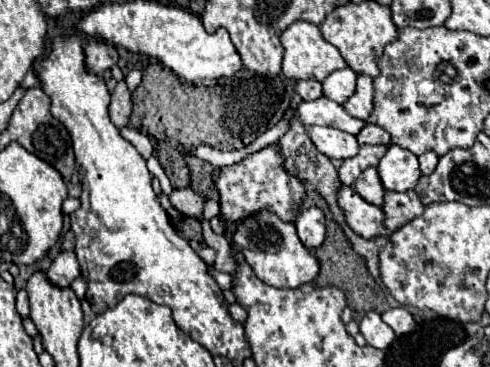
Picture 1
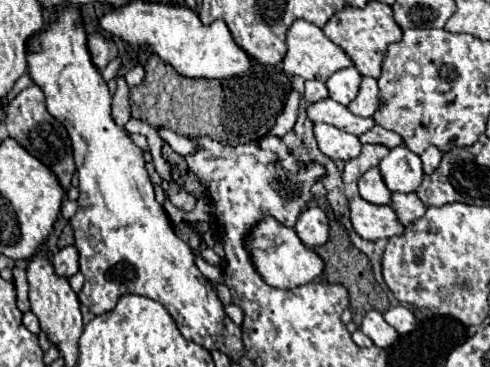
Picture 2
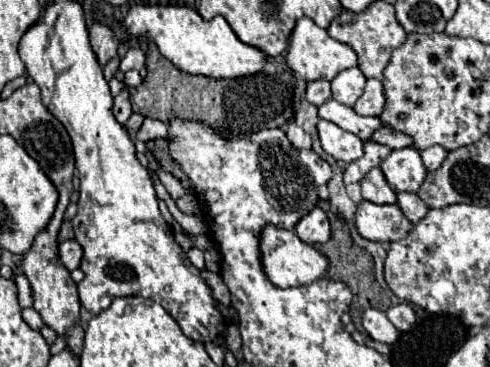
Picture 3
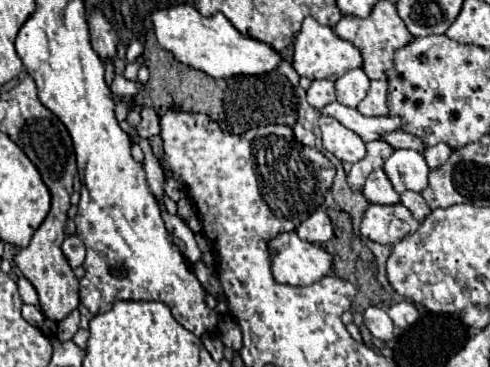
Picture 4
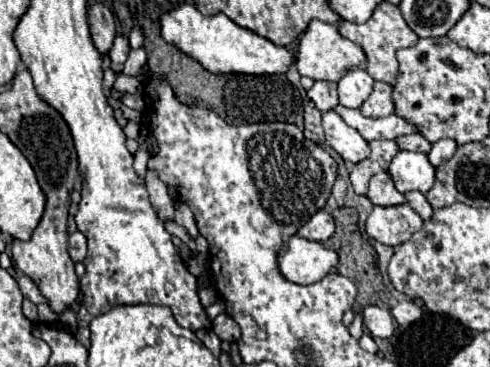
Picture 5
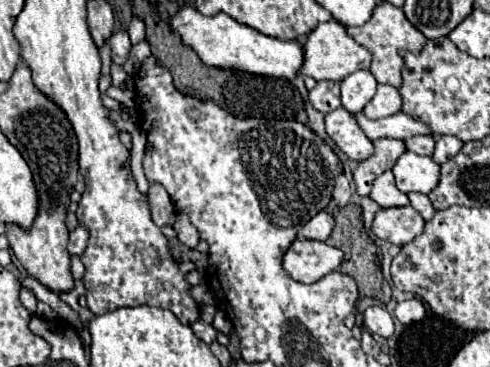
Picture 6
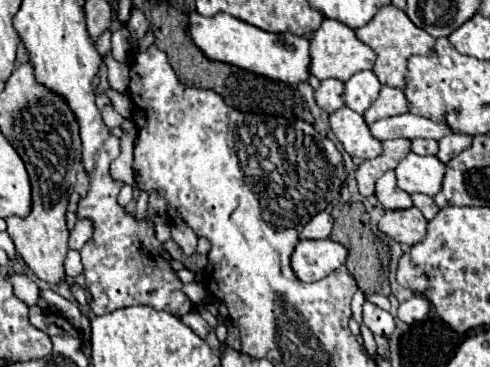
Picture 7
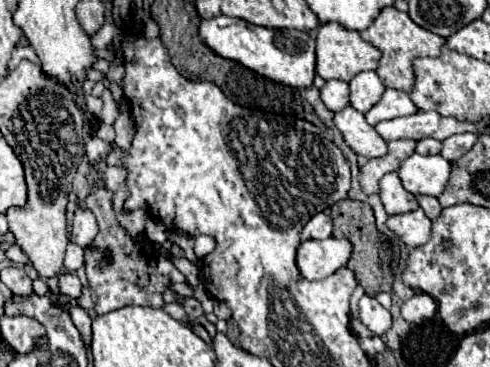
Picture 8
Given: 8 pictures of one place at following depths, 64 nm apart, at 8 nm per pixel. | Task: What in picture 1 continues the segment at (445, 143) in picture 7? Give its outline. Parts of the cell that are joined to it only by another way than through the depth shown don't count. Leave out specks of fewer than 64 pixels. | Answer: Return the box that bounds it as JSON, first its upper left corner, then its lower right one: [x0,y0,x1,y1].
[418,152,438,174]

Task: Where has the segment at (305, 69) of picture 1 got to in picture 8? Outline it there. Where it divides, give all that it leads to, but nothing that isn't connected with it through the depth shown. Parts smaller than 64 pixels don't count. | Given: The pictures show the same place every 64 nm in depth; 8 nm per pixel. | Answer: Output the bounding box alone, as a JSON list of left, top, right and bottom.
[316,22,380,82]

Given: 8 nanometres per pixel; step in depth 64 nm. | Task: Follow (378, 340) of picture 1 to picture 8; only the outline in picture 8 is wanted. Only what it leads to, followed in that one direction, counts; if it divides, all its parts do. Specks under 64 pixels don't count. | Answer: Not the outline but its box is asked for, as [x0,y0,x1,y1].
[360,296,392,336]

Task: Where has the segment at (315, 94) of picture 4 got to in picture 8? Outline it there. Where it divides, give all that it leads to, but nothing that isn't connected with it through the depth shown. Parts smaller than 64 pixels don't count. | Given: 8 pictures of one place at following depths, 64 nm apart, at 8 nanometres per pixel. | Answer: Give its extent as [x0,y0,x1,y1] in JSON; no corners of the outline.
[320,80,348,112]

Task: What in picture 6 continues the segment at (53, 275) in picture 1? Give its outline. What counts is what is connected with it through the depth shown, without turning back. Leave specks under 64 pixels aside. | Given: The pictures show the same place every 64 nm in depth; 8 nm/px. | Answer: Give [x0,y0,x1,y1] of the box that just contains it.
[68,226,88,256]

